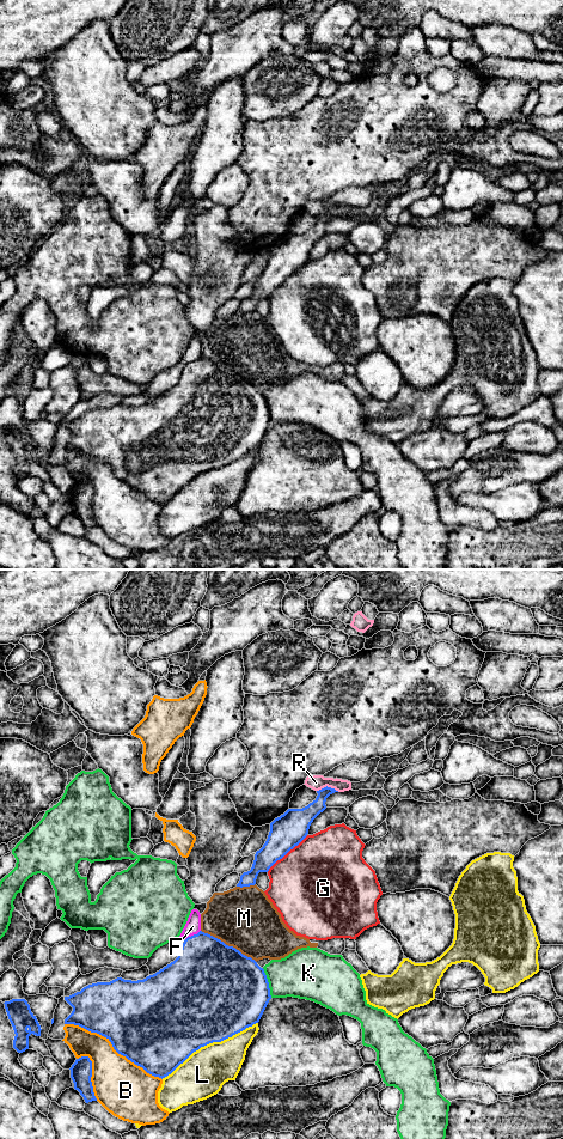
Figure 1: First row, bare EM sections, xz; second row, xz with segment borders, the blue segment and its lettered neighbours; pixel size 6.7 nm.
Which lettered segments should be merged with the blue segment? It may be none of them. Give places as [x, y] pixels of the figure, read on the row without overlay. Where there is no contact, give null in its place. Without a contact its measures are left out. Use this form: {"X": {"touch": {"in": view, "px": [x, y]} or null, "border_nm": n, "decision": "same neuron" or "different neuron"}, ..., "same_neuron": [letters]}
{"B": {"touch": {"in": "xz", "px": [112, 471]}, "border_nm": 750, "decision": "different neuron"}, "F": {"touch": {"in": "xz", "px": [194, 360]}, "border_nm": 120, "decision": "different neuron"}, "G": {"touch": {"in": "xz", "px": [287, 278]}, "border_nm": 380, "decision": "different neuron"}, "K": {"touch": {"in": "xz", "px": [268, 408]}, "border_nm": 220, "decision": "different neuron"}, "L": {"touch": {"in": "xz", "px": [209, 468]}, "border_nm": 750, "decision": "different neuron"}, "M": {"touch": {"in": "xz", "px": [227, 371]}, "border_nm": 440, "decision": "different neuron"}, "R": {"touch": {"in": "xz", "px": [326, 212]}, "border_nm": 150, "decision": "different neuron"}, "same_neuron": []}

